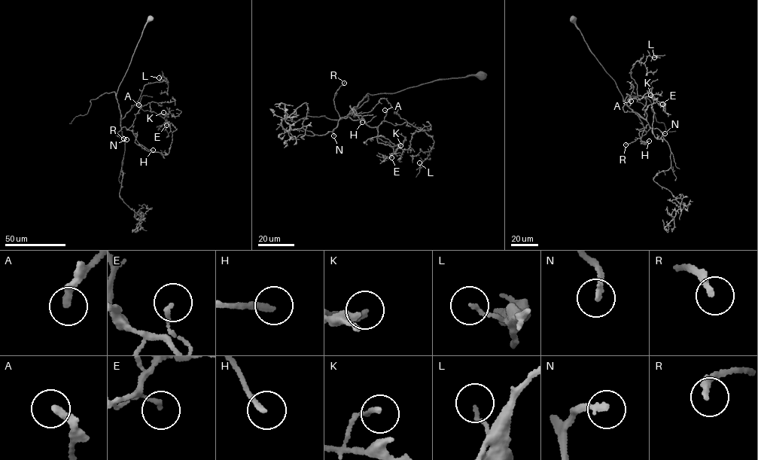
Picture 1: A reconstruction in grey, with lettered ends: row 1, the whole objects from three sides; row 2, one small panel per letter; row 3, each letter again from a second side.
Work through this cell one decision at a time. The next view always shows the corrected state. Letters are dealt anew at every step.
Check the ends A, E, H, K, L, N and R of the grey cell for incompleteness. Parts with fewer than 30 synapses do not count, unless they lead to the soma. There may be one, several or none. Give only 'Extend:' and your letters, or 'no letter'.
Extend: H, N, R

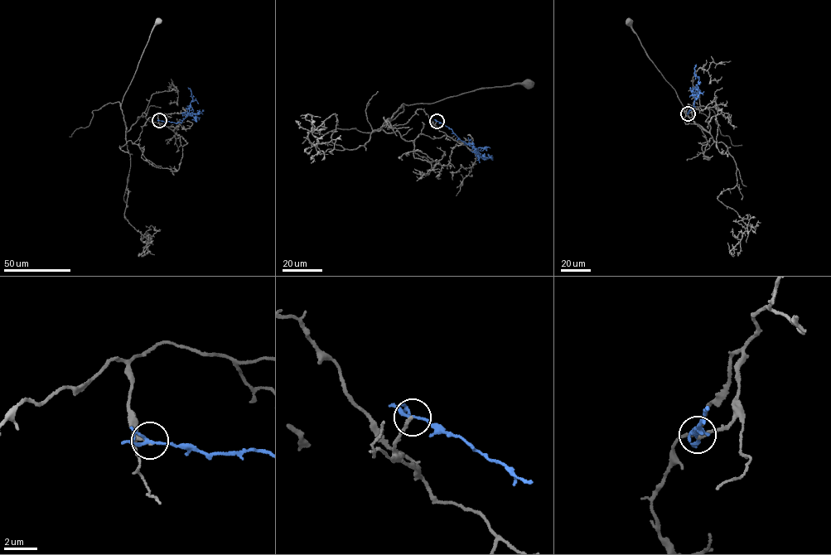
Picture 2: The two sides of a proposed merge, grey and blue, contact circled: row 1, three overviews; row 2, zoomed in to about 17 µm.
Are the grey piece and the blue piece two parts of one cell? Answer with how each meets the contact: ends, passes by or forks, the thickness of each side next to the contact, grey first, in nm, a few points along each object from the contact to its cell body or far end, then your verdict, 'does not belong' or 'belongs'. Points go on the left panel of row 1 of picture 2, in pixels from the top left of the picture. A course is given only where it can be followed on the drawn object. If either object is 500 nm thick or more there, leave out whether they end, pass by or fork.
grey ends; blue forks; calibres 190 and 150 nm; course grey (160, 120), (157, 113), (148, 118), (132, 144), (130, 140), (126, 141), (121, 105), (157, 21); course blue (159, 120), (176, 123), (189, 114), (190, 103), (194, 100), (188, 88); does not belong

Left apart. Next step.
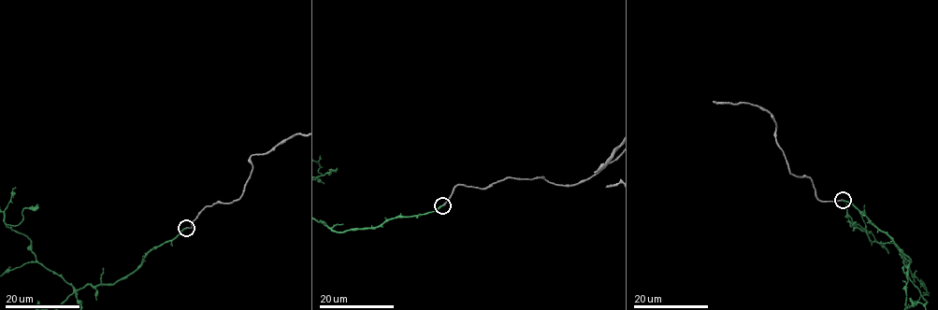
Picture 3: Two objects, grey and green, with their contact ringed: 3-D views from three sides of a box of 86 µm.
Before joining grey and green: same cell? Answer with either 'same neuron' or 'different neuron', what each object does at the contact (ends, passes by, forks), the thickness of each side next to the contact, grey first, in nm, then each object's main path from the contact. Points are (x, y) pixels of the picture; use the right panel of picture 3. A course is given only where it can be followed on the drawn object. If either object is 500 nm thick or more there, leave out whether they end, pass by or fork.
same neuron | grey ends | green ends | 240/240 nm

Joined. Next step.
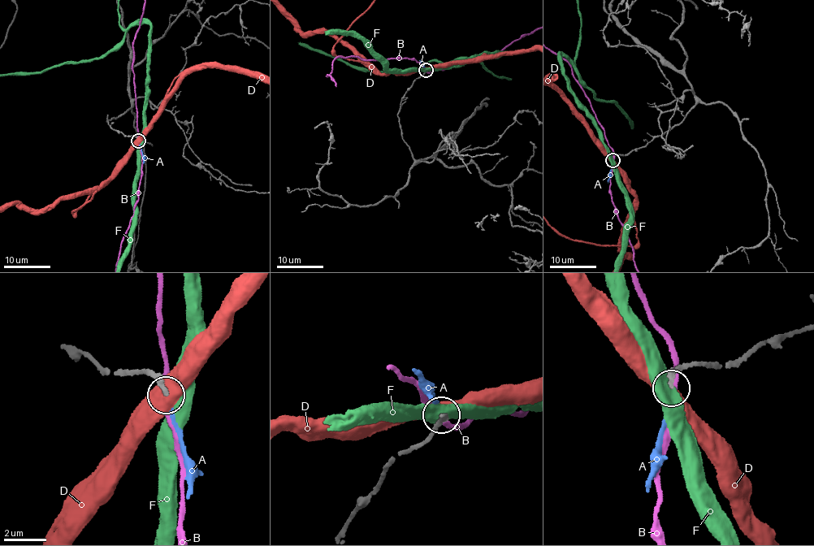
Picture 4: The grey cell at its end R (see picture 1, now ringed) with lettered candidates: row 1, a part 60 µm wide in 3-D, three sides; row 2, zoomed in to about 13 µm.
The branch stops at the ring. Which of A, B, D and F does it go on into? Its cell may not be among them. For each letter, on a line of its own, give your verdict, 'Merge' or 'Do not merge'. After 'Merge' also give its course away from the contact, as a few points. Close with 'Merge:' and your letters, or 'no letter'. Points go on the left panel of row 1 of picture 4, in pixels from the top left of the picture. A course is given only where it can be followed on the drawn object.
A: Merge. Its course: (138, 141), (144, 163)
B: Do not merge
D: Do not merge
F: Do not merge
Merge: A

